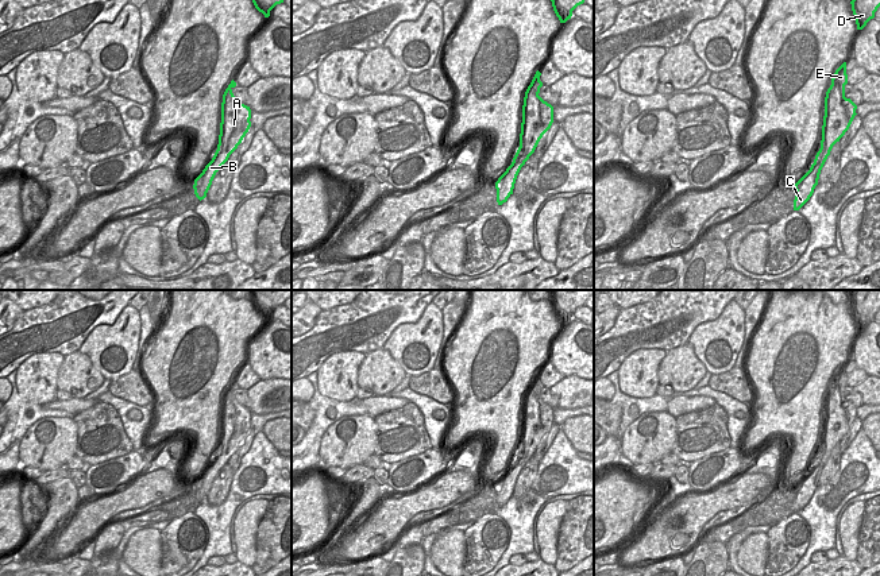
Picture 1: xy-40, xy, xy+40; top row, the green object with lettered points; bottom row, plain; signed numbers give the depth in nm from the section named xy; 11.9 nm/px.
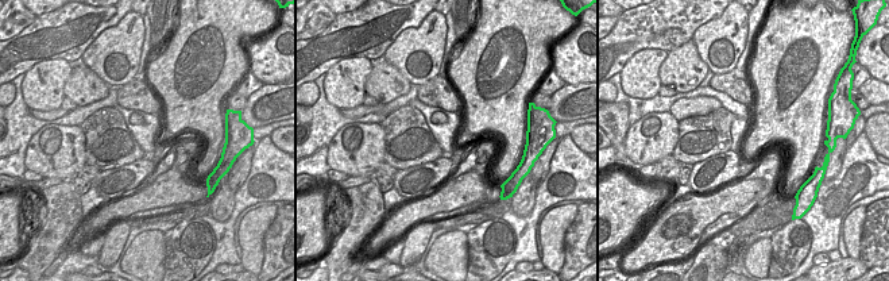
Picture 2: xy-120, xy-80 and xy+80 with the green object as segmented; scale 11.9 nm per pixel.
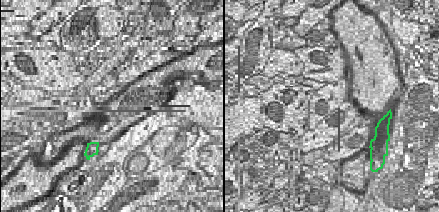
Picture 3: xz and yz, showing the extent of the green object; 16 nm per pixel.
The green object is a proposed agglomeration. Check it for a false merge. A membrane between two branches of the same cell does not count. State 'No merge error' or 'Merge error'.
No merge error.

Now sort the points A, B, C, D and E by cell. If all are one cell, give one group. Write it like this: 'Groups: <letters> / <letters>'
Groups: A B C D E.

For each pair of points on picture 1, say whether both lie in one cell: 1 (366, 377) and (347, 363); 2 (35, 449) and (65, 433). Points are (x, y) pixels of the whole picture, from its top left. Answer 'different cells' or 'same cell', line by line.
1: different cells
2: same cell

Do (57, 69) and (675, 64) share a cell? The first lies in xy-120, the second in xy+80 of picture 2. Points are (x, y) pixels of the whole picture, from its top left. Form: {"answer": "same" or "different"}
{"answer": "different"}

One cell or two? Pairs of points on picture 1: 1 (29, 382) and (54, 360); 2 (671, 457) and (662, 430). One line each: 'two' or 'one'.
1: one
2: two

